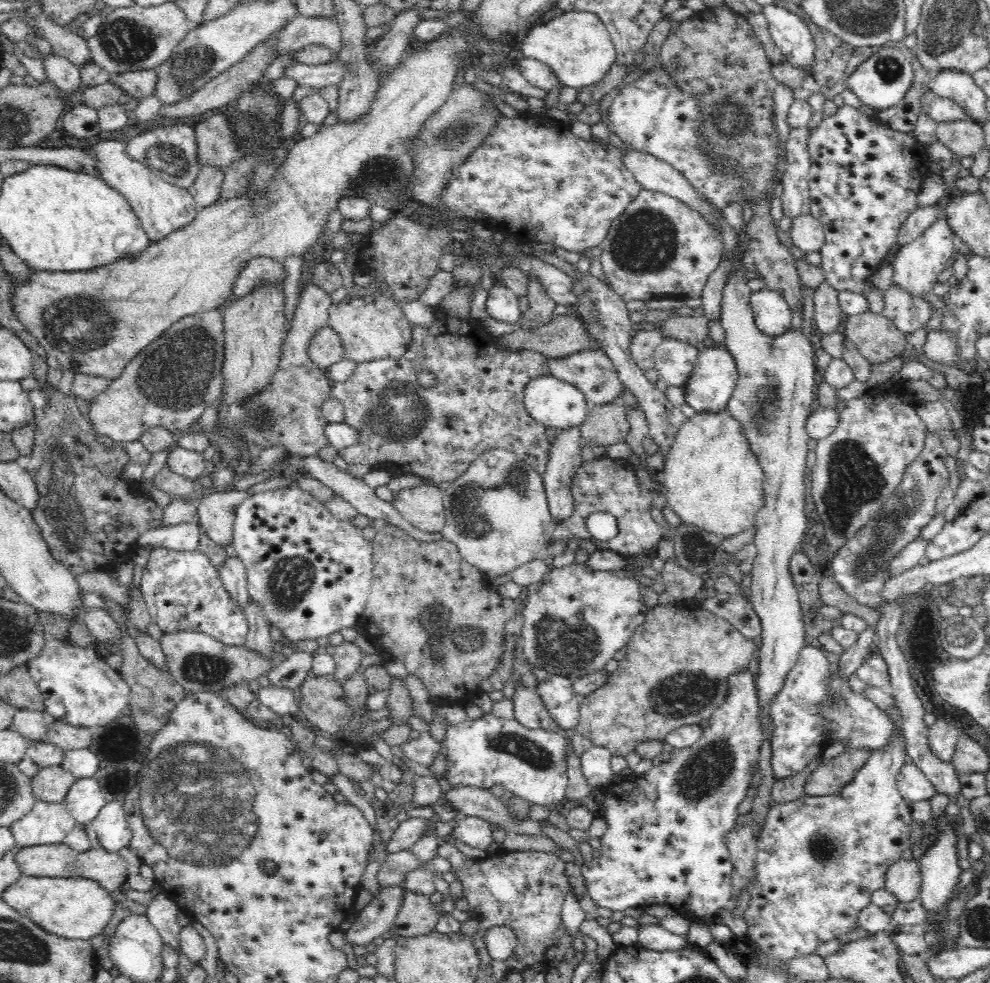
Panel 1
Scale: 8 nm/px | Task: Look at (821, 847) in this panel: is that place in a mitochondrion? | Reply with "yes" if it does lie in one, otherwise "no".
yes

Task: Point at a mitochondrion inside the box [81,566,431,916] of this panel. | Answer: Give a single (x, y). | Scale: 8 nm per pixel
(203, 810)

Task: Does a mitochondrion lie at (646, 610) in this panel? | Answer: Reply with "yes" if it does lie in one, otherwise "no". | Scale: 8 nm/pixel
no

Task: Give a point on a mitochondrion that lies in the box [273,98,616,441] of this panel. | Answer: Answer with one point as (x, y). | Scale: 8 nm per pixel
(378, 173)

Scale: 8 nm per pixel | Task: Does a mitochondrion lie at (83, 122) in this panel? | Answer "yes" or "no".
no

